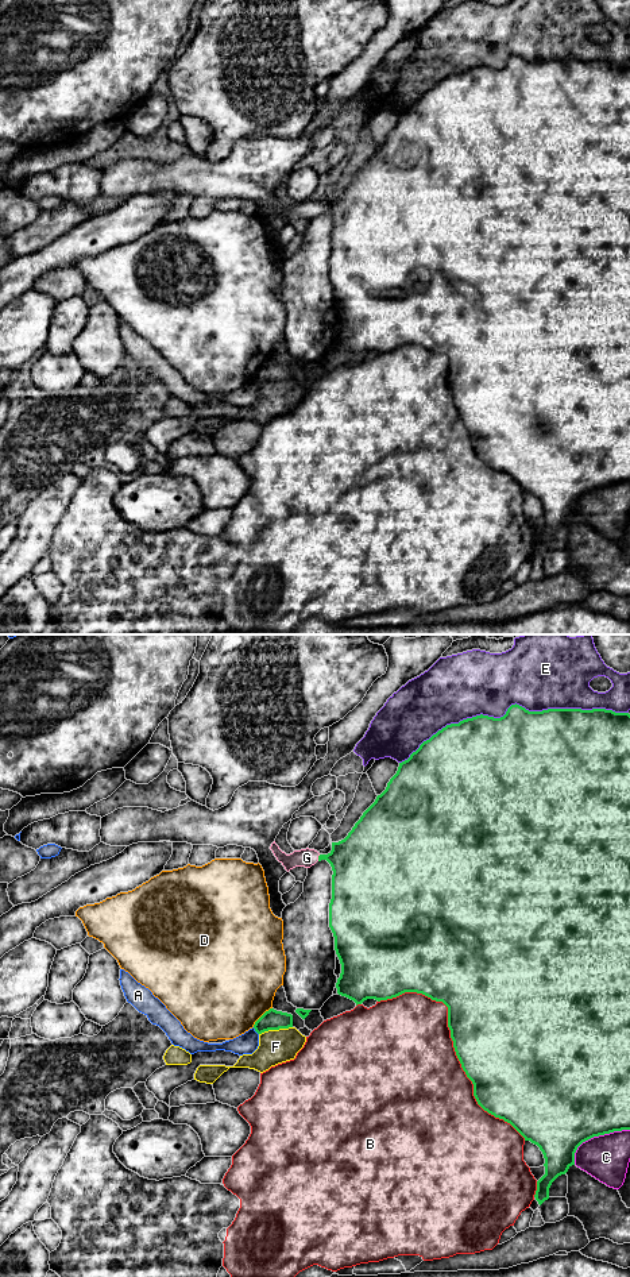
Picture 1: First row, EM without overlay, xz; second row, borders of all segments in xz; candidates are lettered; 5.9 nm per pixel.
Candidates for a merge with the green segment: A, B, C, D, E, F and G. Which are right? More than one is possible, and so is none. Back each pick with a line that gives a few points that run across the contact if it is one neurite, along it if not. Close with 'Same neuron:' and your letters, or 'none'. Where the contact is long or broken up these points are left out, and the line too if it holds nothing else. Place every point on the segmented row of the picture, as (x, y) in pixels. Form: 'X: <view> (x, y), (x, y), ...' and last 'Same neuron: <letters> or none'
G: xz (360, 861), (348, 857), (319, 857), (306, 857)
Same neuron: G

